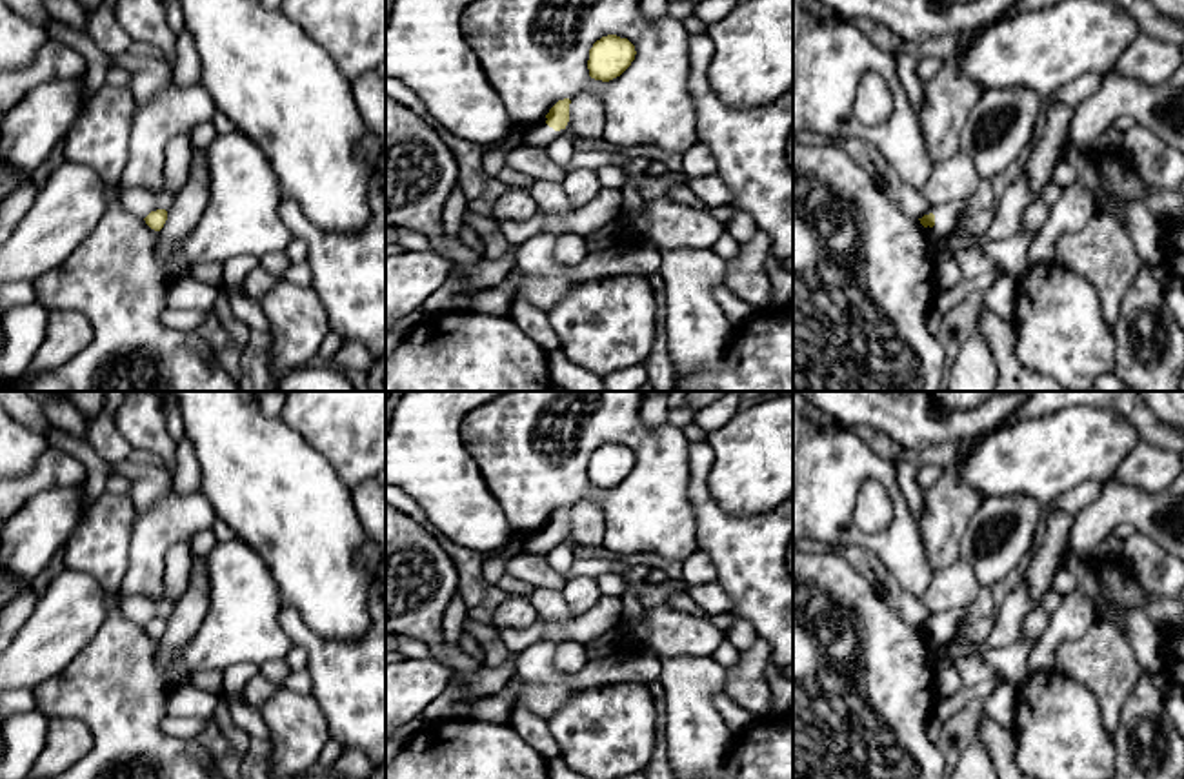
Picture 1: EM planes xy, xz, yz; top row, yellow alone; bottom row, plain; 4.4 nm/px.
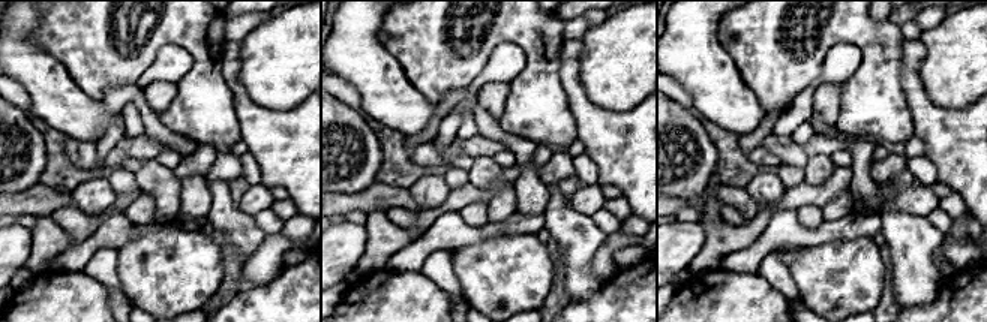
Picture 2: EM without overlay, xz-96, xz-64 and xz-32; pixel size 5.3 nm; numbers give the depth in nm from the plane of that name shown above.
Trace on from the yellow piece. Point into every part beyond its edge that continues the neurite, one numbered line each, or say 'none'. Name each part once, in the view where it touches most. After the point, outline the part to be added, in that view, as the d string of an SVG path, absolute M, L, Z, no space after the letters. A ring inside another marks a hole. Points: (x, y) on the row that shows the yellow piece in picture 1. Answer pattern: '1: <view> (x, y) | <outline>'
1: yz (946, 217) | M955 200L955 202L948 202L942 206L935 206L929 207L926 215L933 213L935 215L935 226L933 228L926 228L928 235L931 238L946 238L949 237L958 220L969 213L969 200Z

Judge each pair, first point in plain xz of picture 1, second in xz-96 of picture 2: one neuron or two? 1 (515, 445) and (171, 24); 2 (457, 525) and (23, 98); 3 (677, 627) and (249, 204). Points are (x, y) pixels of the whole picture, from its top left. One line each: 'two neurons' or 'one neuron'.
1: one neuron
2: two neurons
3: one neuron

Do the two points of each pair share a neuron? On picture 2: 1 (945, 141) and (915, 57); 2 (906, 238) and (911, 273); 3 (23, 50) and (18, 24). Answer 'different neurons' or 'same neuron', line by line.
1: same neuron
2: same neuron
3: same neuron

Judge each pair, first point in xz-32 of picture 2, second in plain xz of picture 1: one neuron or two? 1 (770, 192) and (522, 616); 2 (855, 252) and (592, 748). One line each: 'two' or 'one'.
1: one
2: one

